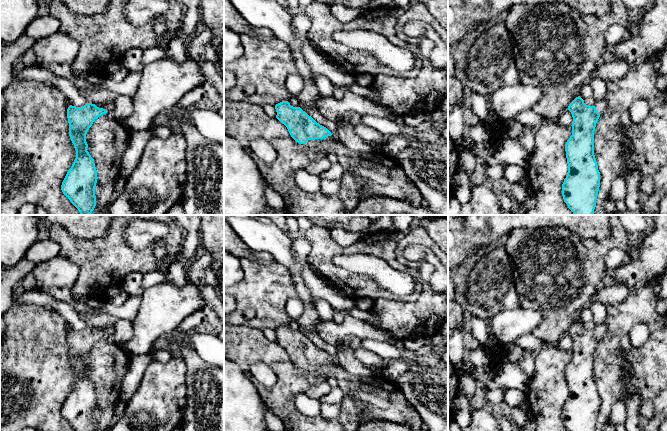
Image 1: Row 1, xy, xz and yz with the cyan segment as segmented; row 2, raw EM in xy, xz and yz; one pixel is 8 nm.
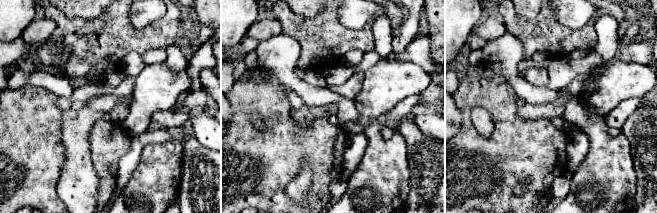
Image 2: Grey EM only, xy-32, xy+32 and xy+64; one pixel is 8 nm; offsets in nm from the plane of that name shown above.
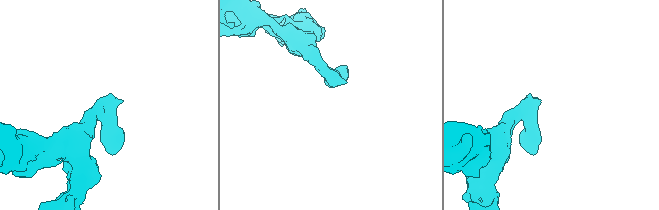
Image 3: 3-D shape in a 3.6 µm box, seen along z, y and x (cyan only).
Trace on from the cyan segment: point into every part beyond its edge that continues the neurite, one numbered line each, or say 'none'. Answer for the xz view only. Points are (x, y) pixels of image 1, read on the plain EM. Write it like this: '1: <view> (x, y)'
1: xz (364, 399)

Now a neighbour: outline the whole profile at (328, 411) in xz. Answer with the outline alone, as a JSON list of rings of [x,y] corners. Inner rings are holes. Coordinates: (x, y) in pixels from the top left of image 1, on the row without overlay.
[[[324,403],[321,407],[321,416],[324,419],[337,419],[341,410],[340,404]]]

